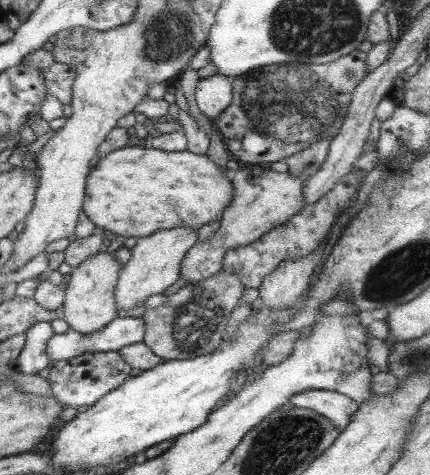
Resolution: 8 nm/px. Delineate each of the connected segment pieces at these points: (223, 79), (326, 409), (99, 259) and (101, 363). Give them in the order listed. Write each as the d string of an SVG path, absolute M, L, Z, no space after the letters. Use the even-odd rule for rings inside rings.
M216 74L200 79L195 92L198 108L212 121L218 118L233 98L234 77Z
M328 389L306 390L290 398L290 403L298 408L314 410L325 415L341 430L346 428L359 407L359 404L348 396Z
M105 248L96 257L84 262L80 268L74 269L67 286L68 296L64 308L64 320L71 329L84 335L95 334L104 331L119 318L117 290L123 270L120 260L115 254L109 254Z
M120 351L87 352L72 360L52 362L50 366L50 383L54 393L62 404L70 407L87 406L89 408L100 402L108 393L120 388L132 377L133 366L122 356Z

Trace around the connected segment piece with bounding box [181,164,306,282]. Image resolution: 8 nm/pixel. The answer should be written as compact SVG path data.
M241 165L235 172L233 183L233 201L221 218L220 229L205 242L198 242L181 265L181 278L188 282L206 280L218 273L224 265L224 257L229 250L247 246L270 230L278 228L299 214L305 207L305 180L295 178L288 172L280 173L260 165Z

